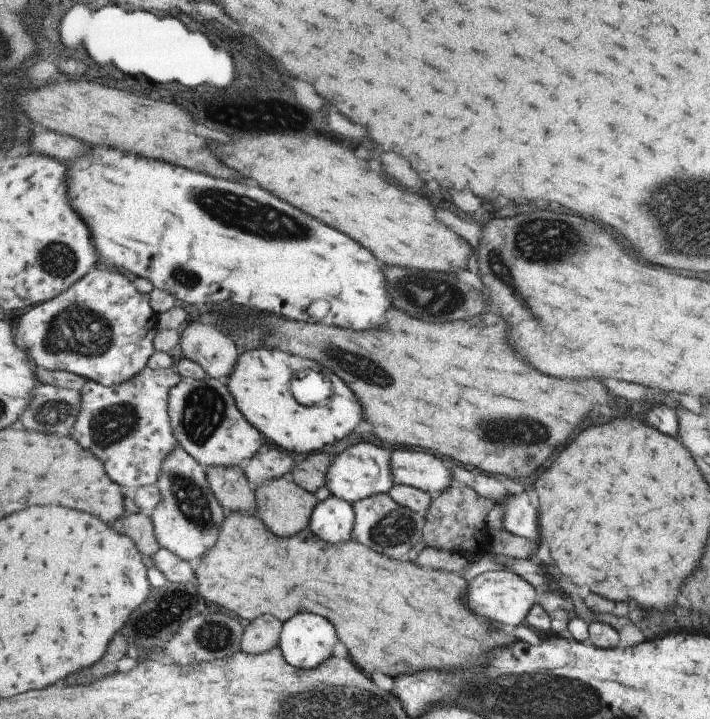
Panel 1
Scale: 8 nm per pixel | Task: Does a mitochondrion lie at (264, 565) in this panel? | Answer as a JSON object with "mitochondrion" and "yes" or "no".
{"mitochondrion":"no"}

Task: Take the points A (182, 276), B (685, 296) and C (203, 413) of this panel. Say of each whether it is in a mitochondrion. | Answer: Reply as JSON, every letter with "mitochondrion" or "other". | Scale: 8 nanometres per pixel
{"A":"mitochondrion","B":"other","C":"mitochondrion"}

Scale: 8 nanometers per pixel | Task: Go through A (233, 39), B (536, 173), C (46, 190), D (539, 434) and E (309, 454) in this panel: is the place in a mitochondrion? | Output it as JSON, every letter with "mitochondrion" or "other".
{"A":"other","B":"other","C":"other","D":"mitochondrion","E":"other"}

